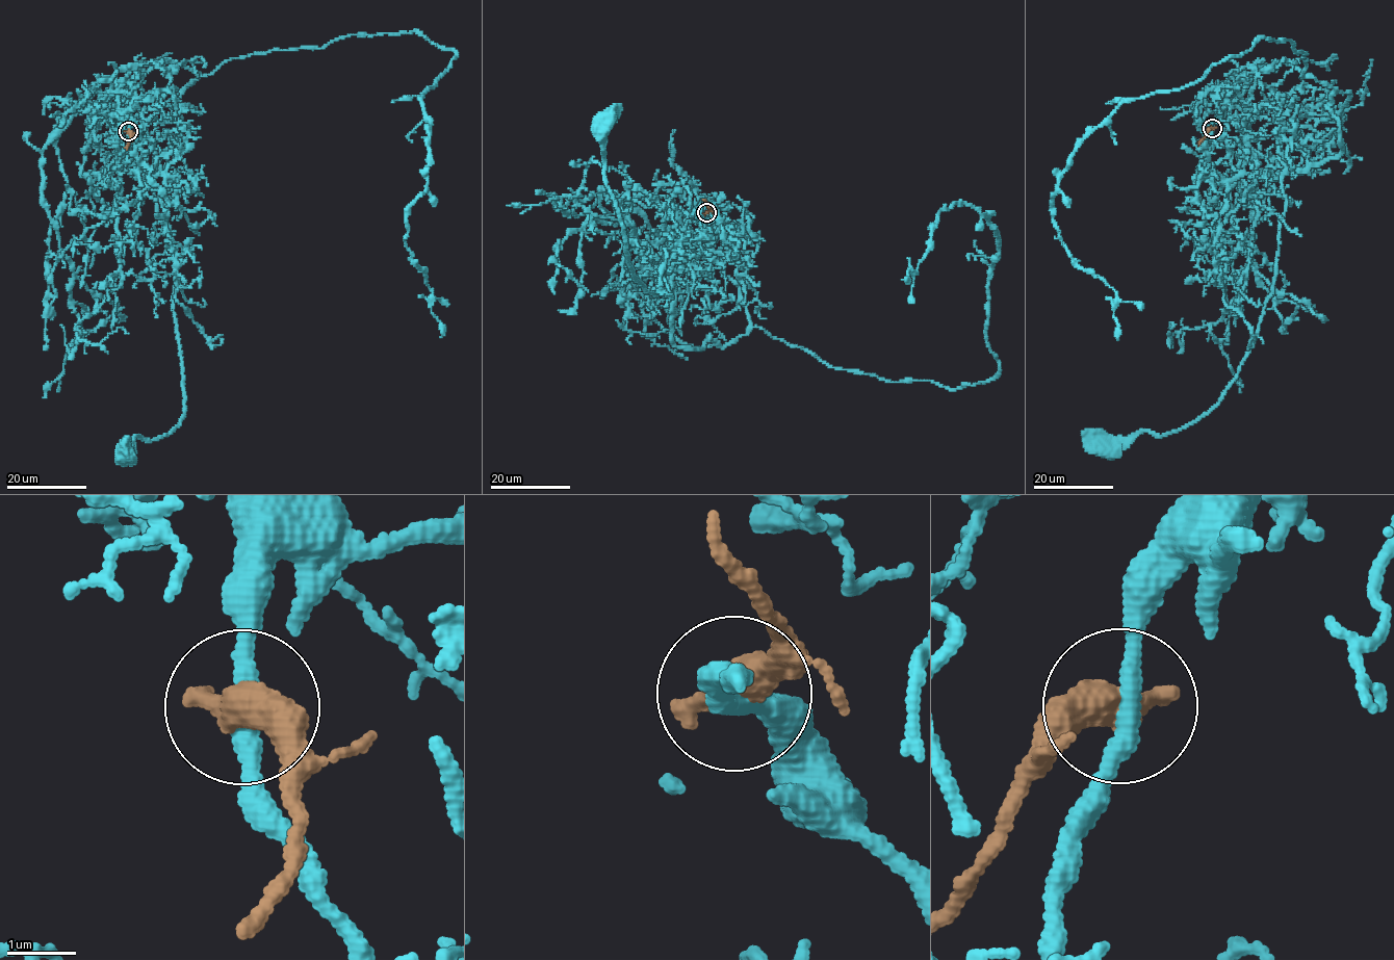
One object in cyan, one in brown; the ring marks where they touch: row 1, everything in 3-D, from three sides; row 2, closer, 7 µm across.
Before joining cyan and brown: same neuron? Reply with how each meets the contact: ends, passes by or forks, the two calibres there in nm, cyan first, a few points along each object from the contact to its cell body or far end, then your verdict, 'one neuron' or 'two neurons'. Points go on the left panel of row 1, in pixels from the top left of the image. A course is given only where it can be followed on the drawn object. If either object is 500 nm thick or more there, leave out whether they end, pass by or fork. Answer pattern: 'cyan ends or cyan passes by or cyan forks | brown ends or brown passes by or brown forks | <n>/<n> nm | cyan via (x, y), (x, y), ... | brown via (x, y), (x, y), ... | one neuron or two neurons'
280/550 nm | cyan via (128, 131), (136, 169), (146, 161), (155, 211), (172, 237), (185, 398), (172, 431), (132, 437), (125, 455) | brown via (128, 131), (131, 137), (126, 149) | two neurons

